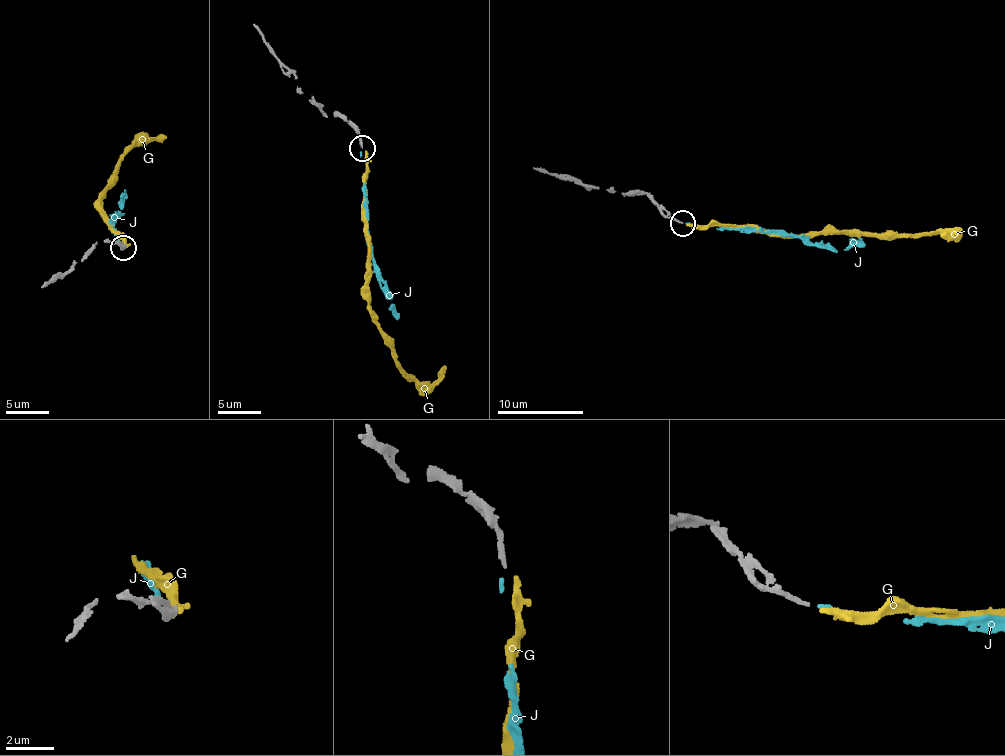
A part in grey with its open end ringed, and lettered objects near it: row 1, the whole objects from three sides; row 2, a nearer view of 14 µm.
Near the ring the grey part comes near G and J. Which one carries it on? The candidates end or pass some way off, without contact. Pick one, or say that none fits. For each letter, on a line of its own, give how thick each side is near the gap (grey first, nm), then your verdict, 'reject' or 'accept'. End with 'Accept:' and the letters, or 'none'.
G: 180/240 nm | reject
J: 180/110 nm | accept
Accept: J

